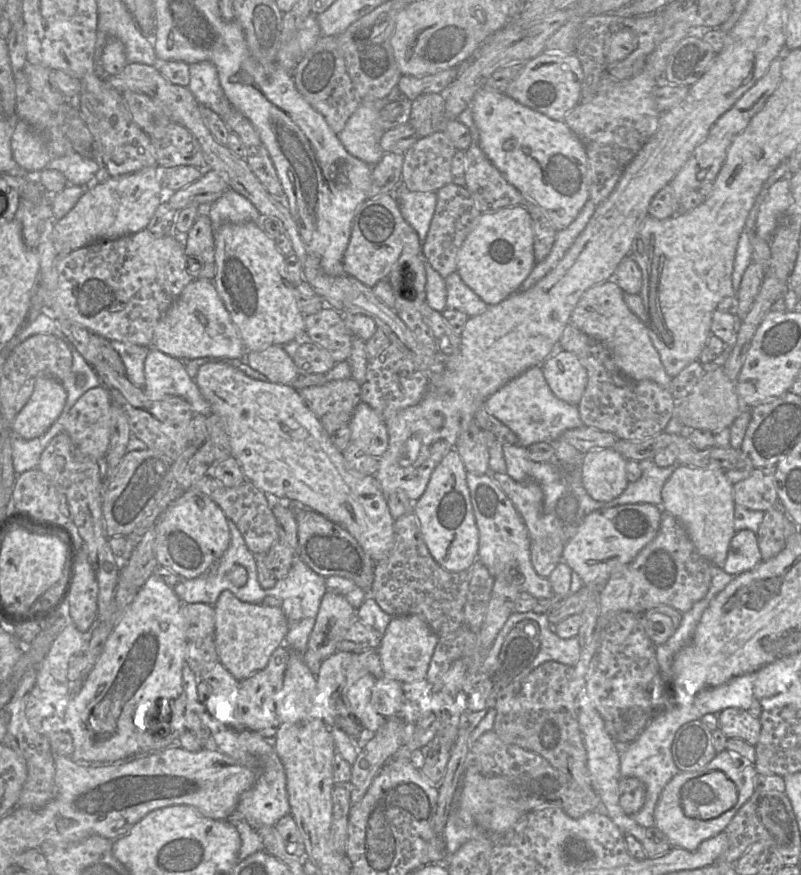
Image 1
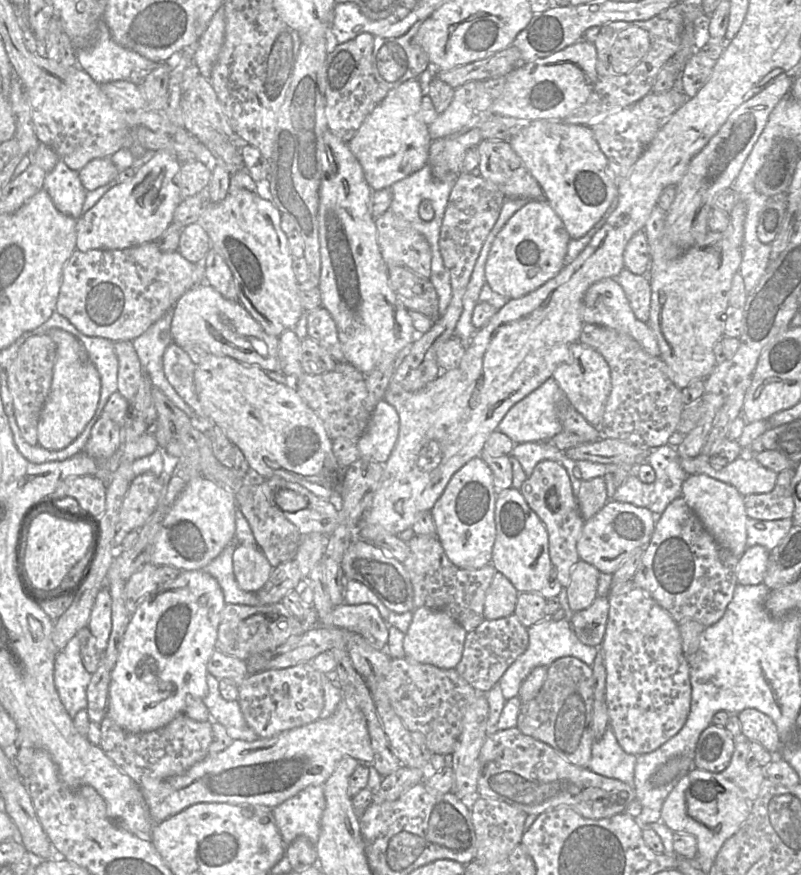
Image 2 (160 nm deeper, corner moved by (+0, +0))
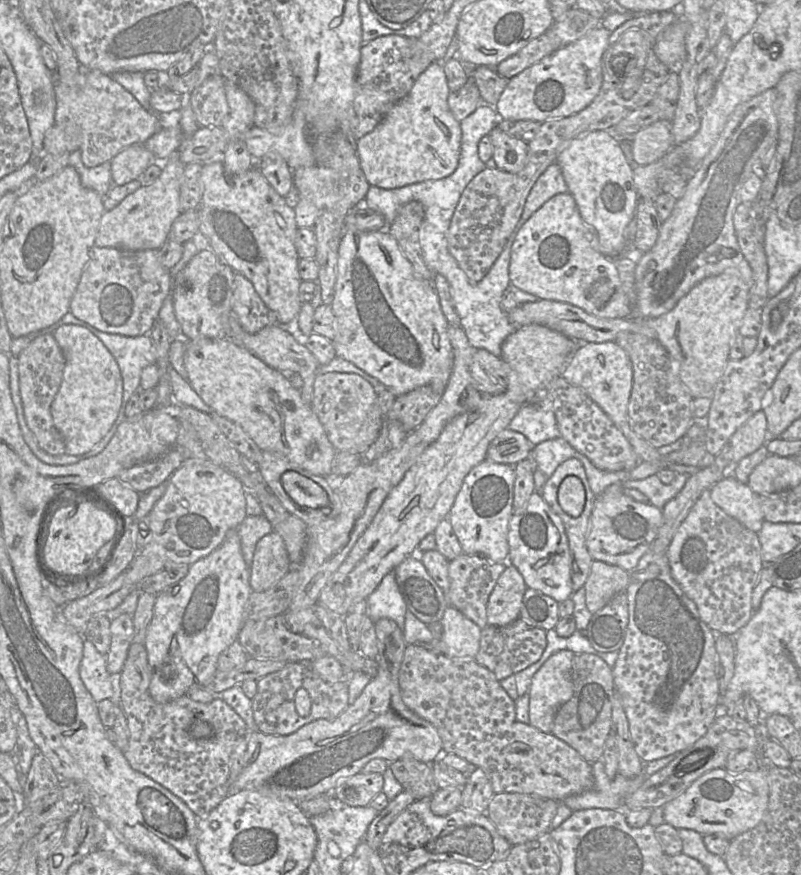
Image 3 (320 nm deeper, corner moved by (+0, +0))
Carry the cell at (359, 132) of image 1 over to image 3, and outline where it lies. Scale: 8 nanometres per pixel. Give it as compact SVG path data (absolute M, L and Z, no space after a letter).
M432 63L410 92L396 103L382 121L355 143L360 167L371 186L383 189L445 178L458 166L462 131L448 106L450 90L443 64Z

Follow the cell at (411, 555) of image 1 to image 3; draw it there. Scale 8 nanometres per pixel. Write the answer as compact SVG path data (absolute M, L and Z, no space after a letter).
M460 555L449 561L448 588L444 590L450 607L460 611L465 617L473 621L481 629L487 623L487 603L497 579L509 565L506 562L491 562L481 556Z

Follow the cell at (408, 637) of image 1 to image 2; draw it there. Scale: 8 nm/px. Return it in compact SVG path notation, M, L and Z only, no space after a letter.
M416 607L412 612L410 626L404 634L404 657L441 669L455 669L462 657L467 631L444 611L428 607Z

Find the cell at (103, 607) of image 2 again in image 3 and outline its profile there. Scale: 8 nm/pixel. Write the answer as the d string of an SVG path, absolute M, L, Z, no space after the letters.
M122 614L112 619L110 630L111 643L106 655L107 669L111 675L120 674L134 637L134 625L131 615Z

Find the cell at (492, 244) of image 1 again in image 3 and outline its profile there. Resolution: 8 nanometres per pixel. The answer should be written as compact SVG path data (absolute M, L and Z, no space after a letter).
M567 191L548 199L519 229L511 246L510 284L540 299L569 303L601 318L627 318L632 305L623 290L613 258L592 246L594 228L582 219L573 196Z

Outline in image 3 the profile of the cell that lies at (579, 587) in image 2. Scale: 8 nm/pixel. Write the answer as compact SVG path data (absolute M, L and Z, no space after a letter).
M593 561L583 586L586 607L591 613L602 609L615 595L624 593L630 573L602 561Z

